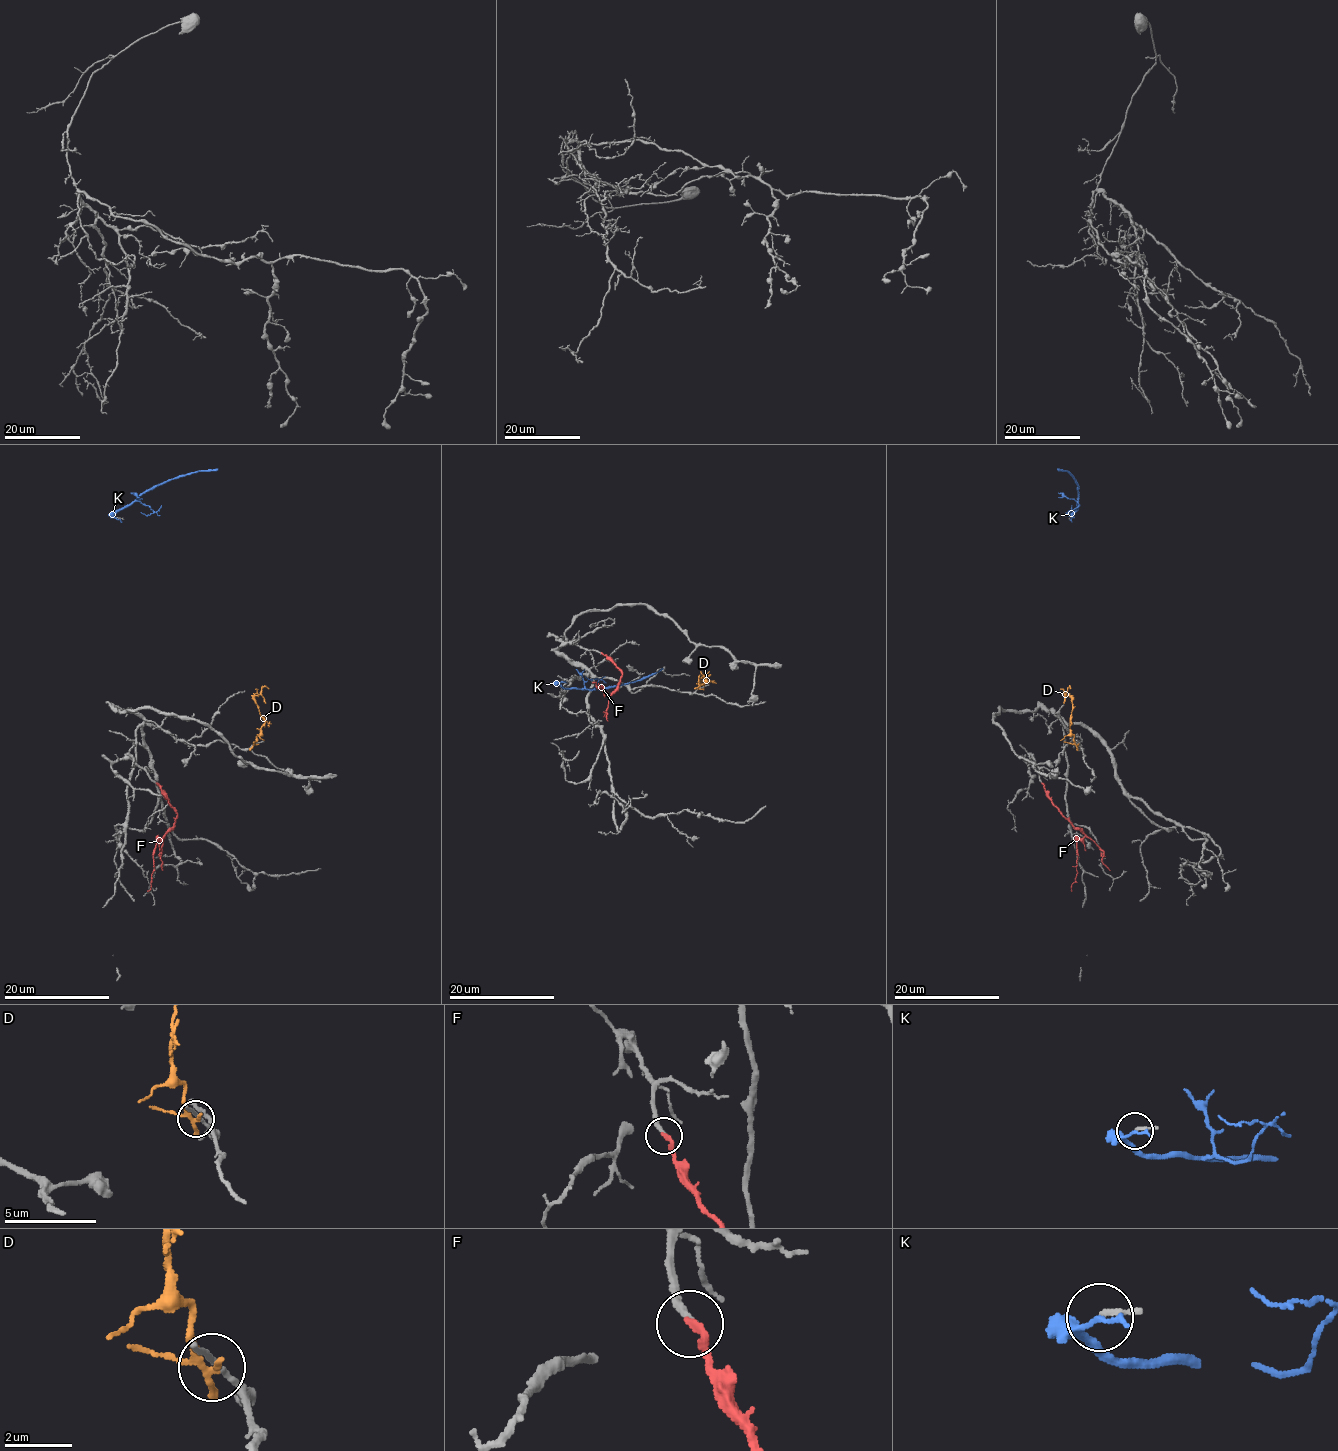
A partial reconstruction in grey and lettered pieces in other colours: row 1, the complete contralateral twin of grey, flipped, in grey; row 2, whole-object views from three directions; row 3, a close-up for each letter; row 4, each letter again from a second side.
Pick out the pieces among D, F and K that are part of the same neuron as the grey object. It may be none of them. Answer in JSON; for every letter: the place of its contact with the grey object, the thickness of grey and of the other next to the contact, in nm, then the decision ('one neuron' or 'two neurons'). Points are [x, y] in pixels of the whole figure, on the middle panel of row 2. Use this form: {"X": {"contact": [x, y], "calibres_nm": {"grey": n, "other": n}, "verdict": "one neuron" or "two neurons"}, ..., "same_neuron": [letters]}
{"D": {"contact": [698, 688], "calibres_nm": {"grey": 140, "other": 170}, "verdict": "two neurons"}, "F": {"contact": [601, 653], "calibres_nm": {"grey": 240, "other": 240}, "verdict": "one neuron"}, "K": {"contact": [562, 681], "calibres_nm": {"grey": 140, "other": 190}, "verdict": "two neurons"}, "same_neuron": ["F"]}

